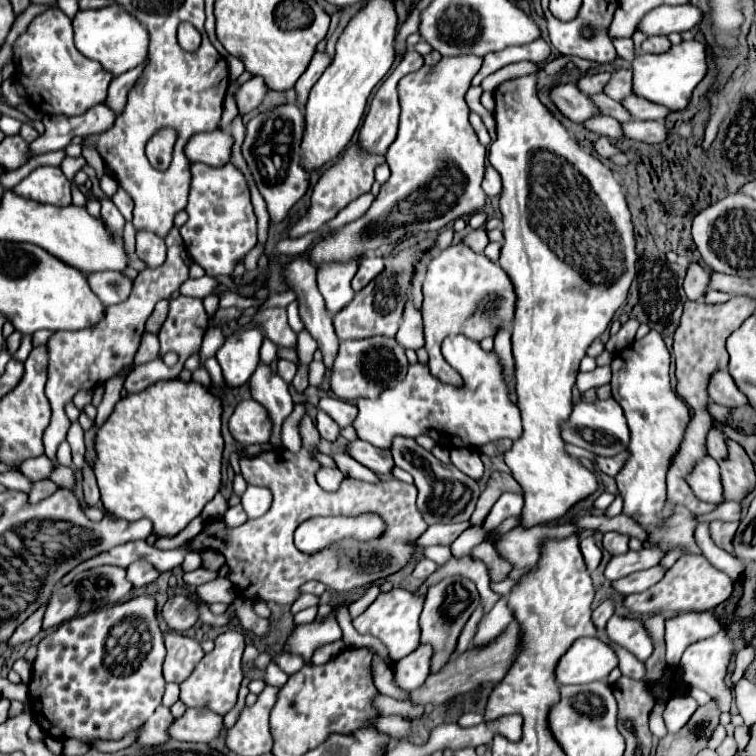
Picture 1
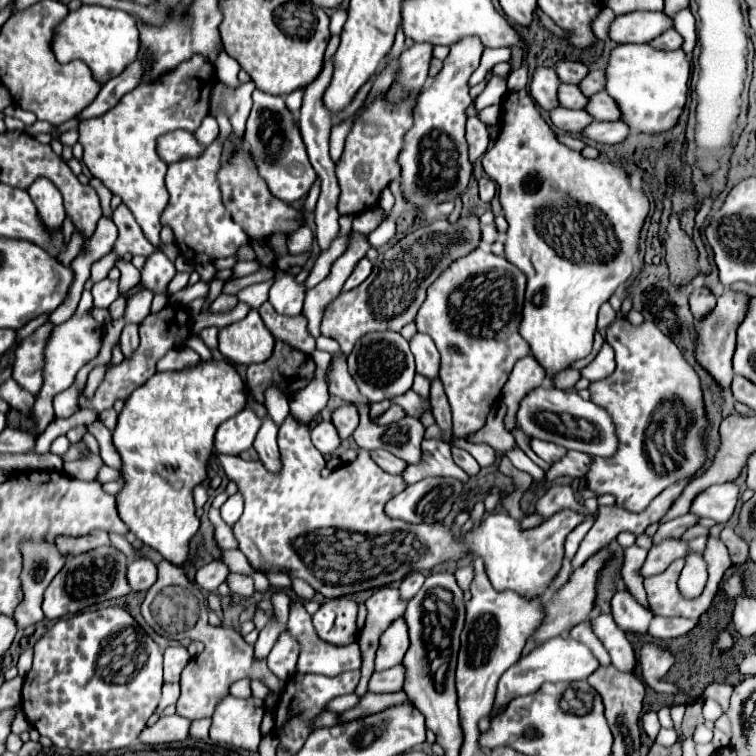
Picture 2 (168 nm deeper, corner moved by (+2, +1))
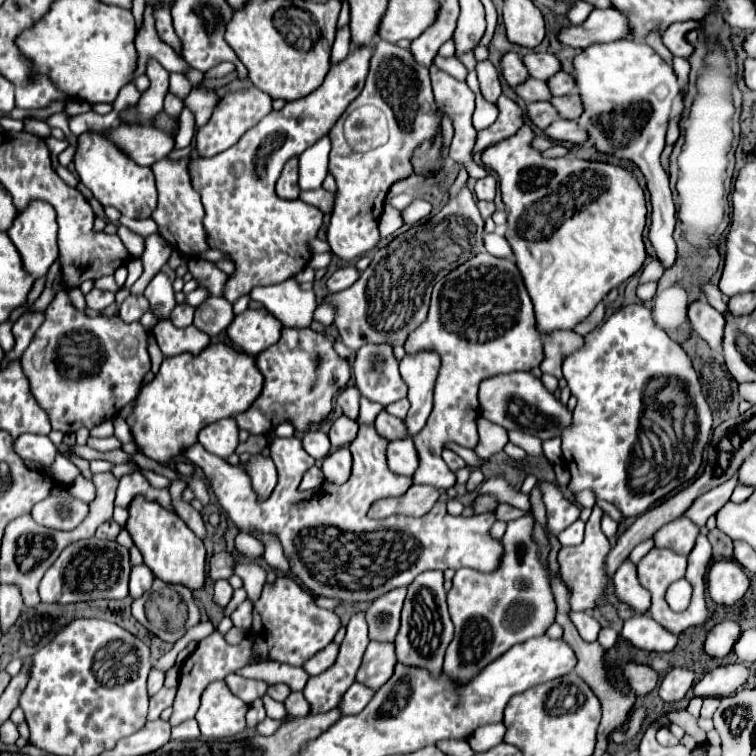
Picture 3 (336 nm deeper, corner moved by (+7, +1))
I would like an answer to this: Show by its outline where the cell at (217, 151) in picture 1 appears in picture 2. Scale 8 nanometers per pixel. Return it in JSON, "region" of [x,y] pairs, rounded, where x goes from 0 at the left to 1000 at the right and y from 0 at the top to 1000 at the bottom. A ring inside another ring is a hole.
{"region":[[[228,173],[209,184],[206,200],[209,200],[209,208],[225,218],[243,208],[262,208],[270,200],[270,194],[259,187],[259,181],[254,176]]]}

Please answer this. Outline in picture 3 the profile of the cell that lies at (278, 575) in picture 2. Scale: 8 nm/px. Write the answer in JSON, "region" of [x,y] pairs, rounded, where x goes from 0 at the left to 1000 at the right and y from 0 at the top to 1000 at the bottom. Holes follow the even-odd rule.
{"region":[[[319,704],[311,712],[311,725],[323,738],[343,738],[349,731],[349,724],[340,713]]]}

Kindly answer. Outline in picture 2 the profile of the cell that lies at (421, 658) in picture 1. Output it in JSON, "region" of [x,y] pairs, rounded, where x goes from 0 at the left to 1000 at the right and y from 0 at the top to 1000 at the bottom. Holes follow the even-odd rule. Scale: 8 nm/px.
{"region":[[[524,880],[524,885],[495,890],[487,901],[489,917],[524,917],[534,906],[534,882]]]}

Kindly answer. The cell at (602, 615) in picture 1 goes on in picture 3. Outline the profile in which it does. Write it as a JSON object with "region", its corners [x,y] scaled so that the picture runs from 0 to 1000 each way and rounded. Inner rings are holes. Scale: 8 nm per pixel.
{"region":[[[975,628],[967,631],[964,636],[959,636],[956,642],[935,649],[930,657],[922,657],[922,660],[917,663],[914,673],[909,673],[909,679],[906,679],[903,684],[914,687],[922,697],[933,697],[935,687],[938,687],[940,681],[946,681],[946,679],[964,663],[972,642],[975,642]]]}

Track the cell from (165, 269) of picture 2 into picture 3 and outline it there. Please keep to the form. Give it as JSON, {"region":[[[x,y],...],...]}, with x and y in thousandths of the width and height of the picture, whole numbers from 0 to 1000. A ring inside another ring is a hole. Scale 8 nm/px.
{"region":[[[210,358],[194,377],[192,396],[200,401],[200,409],[210,422],[224,422],[224,414],[231,406],[231,388],[226,369],[216,358]]]}

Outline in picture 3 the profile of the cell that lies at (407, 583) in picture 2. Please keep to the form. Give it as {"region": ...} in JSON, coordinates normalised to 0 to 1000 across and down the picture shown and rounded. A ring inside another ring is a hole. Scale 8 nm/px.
{"region":[[[528,776],[491,798],[491,803],[485,806],[485,824],[488,824],[488,843],[493,848],[522,845],[528,835],[528,819],[530,819],[536,787],[538,787],[538,779]]]}

